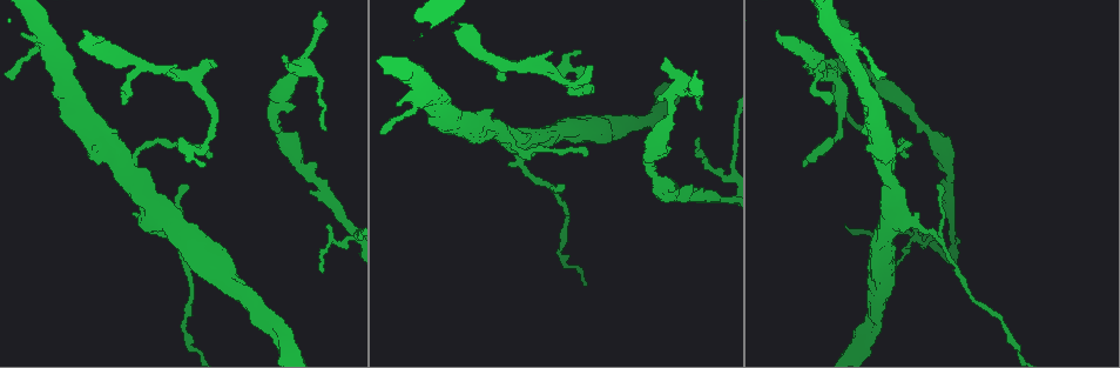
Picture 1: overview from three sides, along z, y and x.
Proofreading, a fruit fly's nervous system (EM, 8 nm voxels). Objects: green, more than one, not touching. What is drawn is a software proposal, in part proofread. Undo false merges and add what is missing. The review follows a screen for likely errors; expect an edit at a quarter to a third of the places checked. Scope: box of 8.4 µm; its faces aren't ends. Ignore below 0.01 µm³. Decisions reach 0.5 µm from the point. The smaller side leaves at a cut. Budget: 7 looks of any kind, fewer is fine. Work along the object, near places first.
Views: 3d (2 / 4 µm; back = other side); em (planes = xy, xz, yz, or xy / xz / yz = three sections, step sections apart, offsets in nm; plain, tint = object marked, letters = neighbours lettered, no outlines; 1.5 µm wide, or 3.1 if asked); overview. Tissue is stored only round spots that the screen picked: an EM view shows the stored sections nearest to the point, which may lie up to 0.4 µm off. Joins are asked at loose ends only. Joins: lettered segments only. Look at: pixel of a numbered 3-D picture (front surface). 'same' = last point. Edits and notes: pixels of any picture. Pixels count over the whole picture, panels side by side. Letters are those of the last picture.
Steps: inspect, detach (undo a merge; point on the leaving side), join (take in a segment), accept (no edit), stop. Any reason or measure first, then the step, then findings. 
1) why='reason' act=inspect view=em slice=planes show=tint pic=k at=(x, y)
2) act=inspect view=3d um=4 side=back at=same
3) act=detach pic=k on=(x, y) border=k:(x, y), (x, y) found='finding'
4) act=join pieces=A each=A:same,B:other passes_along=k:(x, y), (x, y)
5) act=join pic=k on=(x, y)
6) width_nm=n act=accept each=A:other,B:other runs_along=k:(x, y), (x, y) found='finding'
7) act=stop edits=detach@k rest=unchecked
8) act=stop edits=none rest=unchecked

why='sharp bend' act=inspect view=em slice=planes show=letters pic=1 at=(207, 144)

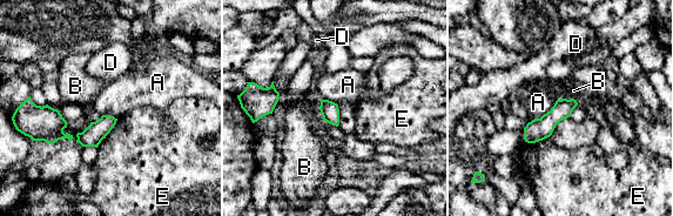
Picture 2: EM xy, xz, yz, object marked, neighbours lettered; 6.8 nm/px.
act=accept each=A:other,B:other,D:other,E:other runs_along=2:(42, 109), (71, 137), (113, 121) found='continuous, no second cell'

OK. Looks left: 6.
why='free end' act=inspect view=em slice=planes show=letters pic=1 at=(858, 35)

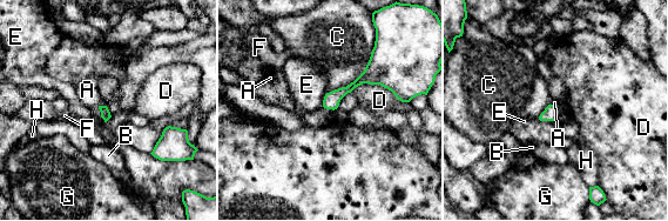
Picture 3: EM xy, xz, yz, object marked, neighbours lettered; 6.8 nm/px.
act=join pieces=A each=A:same,B:other,C:other,D:other,E:other,F:other,G:other,H:other found='it goes on there'

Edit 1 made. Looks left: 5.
why='redraw' act=inspect view=overview

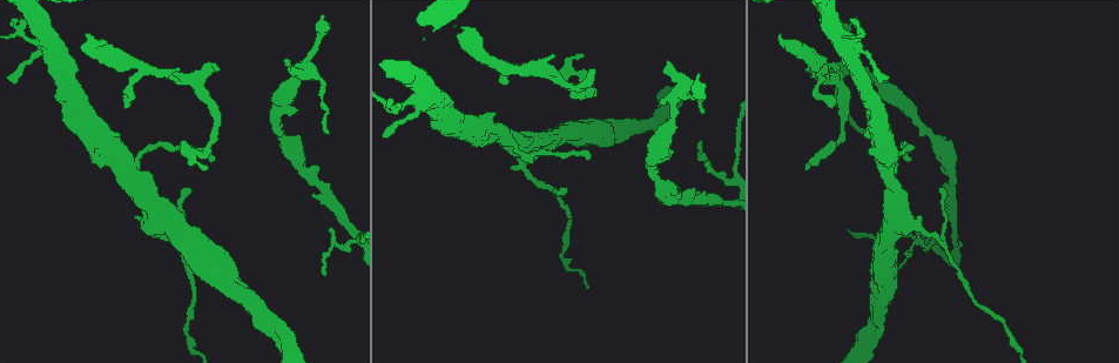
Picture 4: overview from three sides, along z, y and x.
why='branch stops here' act=inspect view=em slice=planes show=tint pic=4 at=(867, 135)

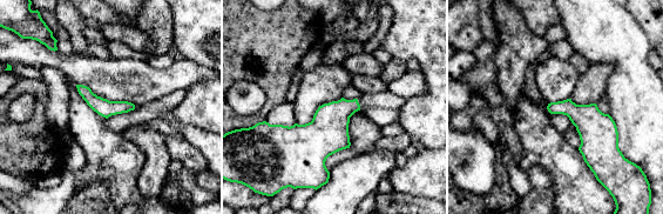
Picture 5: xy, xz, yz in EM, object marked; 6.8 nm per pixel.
act=inspect view=em slice=planes show=letters at=same

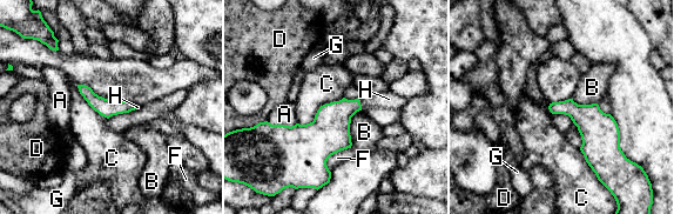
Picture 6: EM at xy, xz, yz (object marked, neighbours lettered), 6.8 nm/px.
act=join pieces=H each=A:other,B:other,C:other,D:other,F:other,G:other,H:same passes_along=6:(331, 125), (361, 106), (389, 99) found='the cell continues'

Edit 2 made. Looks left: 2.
act=stop edits=join@3,join@6 rest=unchecked

